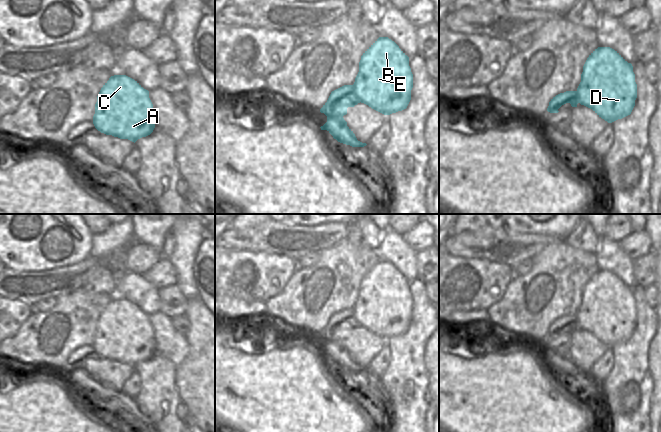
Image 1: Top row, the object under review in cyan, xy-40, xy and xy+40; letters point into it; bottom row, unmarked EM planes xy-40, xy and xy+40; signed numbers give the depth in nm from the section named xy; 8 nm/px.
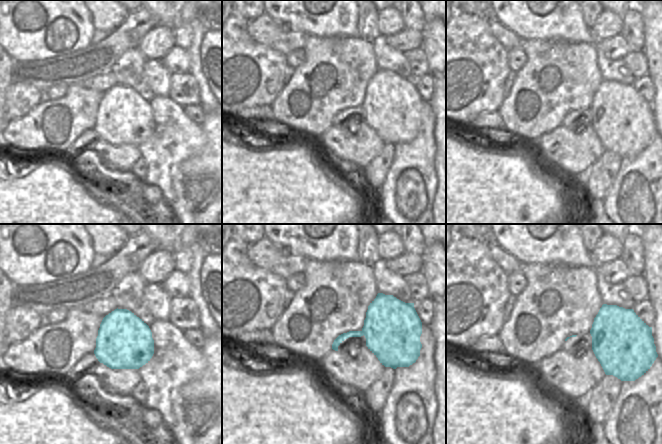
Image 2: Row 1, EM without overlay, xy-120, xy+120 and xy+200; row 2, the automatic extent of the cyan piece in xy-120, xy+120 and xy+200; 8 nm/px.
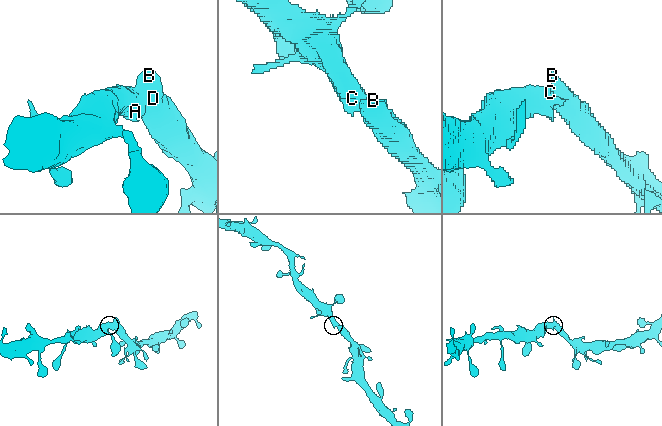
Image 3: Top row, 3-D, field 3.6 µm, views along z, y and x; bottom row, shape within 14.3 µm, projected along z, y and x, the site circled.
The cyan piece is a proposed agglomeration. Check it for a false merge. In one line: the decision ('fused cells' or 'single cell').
single cell

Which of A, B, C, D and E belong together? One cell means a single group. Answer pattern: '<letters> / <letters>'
A B C D E

